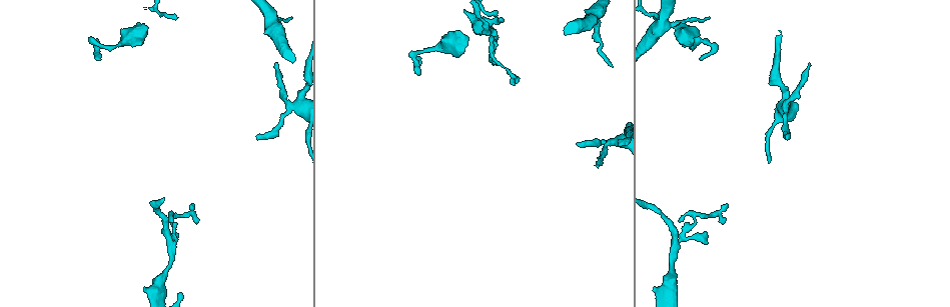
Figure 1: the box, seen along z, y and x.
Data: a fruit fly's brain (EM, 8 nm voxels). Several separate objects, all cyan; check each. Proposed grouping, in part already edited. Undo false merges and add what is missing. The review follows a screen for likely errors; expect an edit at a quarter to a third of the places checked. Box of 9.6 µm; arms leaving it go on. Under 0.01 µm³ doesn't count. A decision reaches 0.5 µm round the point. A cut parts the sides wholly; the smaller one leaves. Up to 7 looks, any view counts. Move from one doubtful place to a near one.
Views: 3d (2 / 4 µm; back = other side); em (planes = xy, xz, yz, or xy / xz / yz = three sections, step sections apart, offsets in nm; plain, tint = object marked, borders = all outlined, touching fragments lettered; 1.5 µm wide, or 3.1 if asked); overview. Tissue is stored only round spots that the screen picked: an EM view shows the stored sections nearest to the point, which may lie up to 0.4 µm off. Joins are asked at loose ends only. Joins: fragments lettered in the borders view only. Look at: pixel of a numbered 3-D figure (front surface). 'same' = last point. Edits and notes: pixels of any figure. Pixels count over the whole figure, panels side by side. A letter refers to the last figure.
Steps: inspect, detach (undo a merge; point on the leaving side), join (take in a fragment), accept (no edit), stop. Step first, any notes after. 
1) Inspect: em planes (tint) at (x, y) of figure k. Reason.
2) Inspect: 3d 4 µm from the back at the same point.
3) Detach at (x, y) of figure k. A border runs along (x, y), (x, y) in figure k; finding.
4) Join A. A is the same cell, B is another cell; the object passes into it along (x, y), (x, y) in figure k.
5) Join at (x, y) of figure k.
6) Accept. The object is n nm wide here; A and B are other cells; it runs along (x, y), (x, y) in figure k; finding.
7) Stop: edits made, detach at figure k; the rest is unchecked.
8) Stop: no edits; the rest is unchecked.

Inspect: em xy step 4 (borders) at (418, 71) of figure 1. Sharp bend.

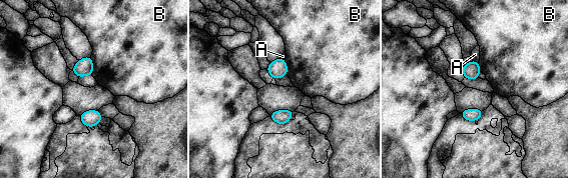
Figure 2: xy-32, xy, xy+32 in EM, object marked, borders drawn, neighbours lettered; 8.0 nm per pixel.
Accept. A and B are other cells; a border runs along (90, 57), (92, 60), (92, 74) in figure 2; continuous, no second cell.

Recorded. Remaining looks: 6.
Inspect: em planes (borders) at (273, 25) of figure 1. A fork.

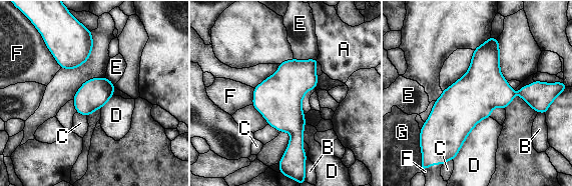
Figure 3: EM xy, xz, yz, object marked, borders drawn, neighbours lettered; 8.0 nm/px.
Accept. A, B, C, D, E, F and G are other cells; one cell here.

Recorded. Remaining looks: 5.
Inspect: 3d 2 µm at (788, 138) of figure 1. Branch stops here.

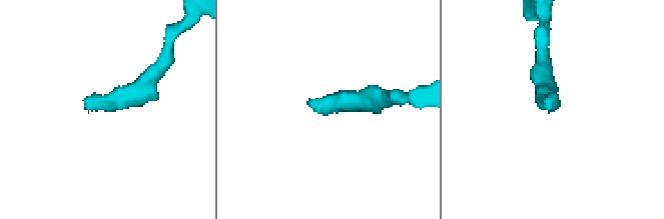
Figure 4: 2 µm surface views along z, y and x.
Inspect: em yz step 4 (plain) at (84, 106) of figure 4. Now the EM.

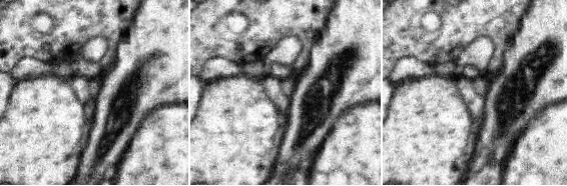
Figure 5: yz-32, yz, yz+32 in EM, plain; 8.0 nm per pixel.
Inspect: em yz step 4 (borders) at the same point.

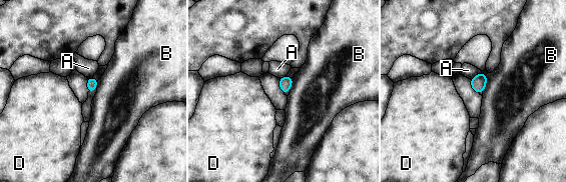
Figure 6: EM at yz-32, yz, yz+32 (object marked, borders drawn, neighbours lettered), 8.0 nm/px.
Accept. A, B and D are other cells; a border runs along (487, 74), (483, 92) in figure 6; none of them fits.

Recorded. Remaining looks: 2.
Stop: no edits; the rest is unchecked.

